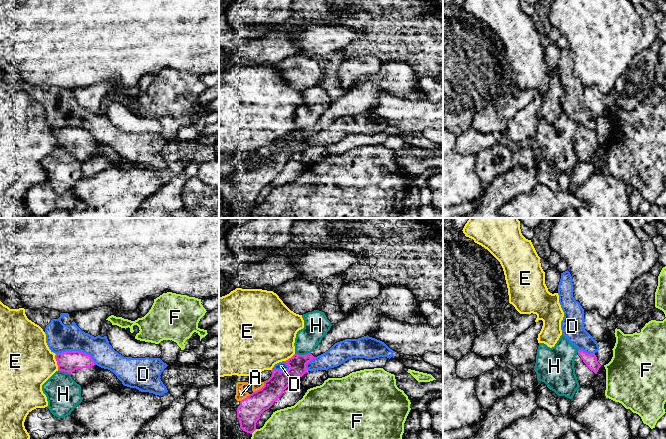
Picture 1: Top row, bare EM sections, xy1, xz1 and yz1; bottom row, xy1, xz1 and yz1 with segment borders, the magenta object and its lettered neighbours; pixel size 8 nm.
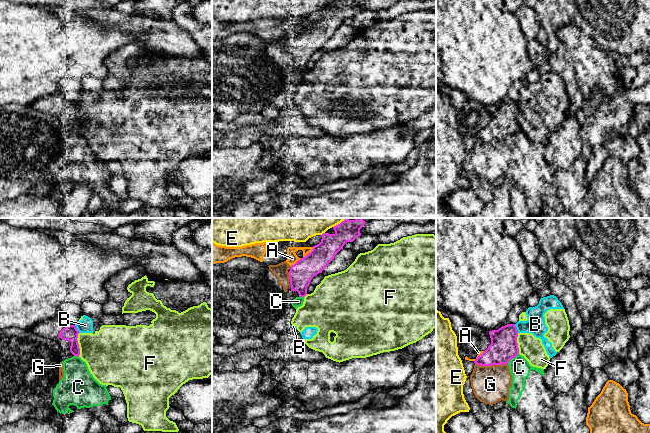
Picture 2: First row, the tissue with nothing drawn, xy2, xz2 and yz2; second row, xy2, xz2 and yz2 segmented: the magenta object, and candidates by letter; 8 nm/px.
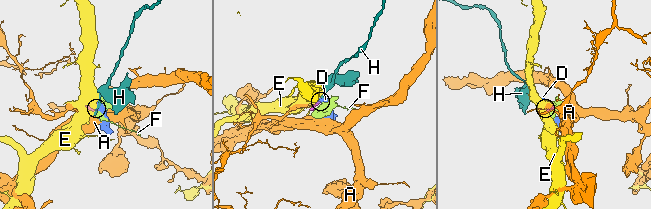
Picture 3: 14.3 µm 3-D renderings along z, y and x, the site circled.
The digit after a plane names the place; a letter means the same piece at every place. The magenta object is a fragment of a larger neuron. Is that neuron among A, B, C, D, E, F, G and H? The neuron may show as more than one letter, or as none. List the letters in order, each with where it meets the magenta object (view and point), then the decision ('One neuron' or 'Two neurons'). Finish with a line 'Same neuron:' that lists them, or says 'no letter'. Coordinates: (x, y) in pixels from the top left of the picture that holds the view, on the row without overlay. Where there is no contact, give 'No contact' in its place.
A: Touches magenta at xz1 (259, 165). Two neurons
B: Touches magenta at yz2 (516, 104). Two neurons
C: Touches magenta at yz2 (512, 133). Two neurons
D: Touches magenta at xy1 (77, 127). Two neurons
E: Touches magenta at xy1 (57, 138). Two neurons
F: Touches magenta at xy2 (78, 121). Two neurons
G: Touches magenta at yz2 (491, 140). Two neurons
H: Touches magenta at xz1 (302, 131). Two neurons
Same neuron: no letter

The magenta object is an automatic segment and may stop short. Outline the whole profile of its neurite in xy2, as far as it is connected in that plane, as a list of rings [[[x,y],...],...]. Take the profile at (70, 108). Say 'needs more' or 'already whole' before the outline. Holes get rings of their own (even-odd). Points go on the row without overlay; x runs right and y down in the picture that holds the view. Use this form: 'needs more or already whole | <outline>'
needs more | [[[62,92],[41,98],[33,104],[27,105],[27,107],[32,107],[40,113],[56,117],[66,130],[65,133],[62,133],[62,137],[80,131],[77,116],[79,107],[75,101],[68,100]]]

